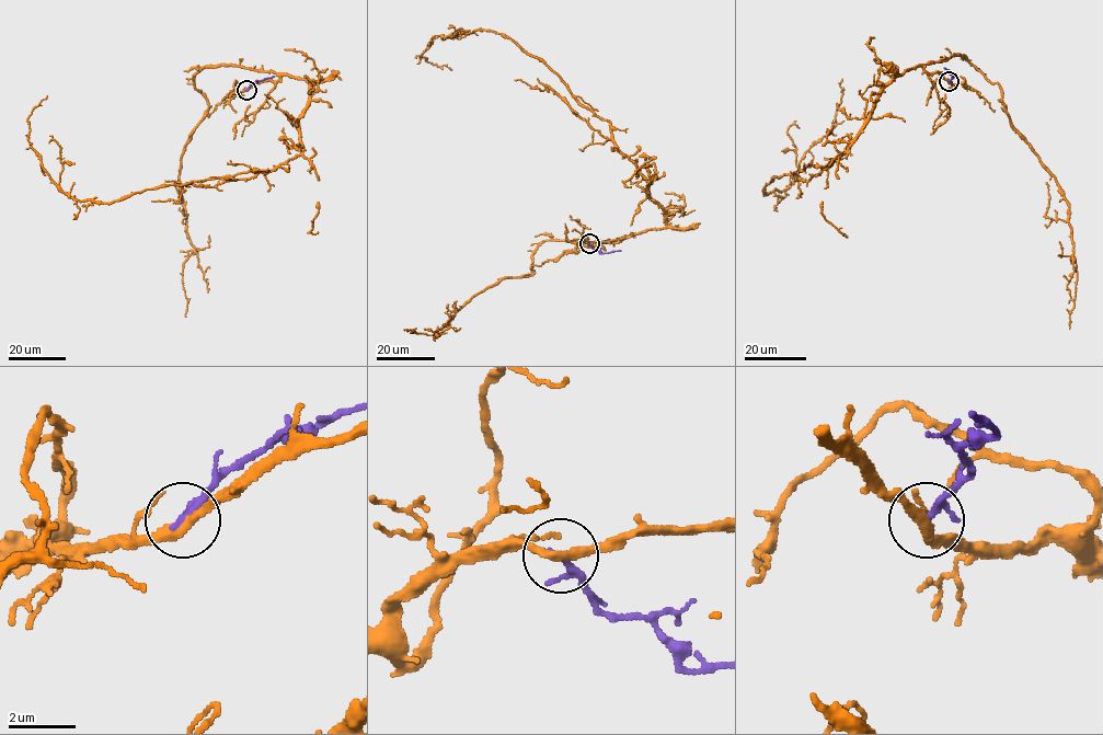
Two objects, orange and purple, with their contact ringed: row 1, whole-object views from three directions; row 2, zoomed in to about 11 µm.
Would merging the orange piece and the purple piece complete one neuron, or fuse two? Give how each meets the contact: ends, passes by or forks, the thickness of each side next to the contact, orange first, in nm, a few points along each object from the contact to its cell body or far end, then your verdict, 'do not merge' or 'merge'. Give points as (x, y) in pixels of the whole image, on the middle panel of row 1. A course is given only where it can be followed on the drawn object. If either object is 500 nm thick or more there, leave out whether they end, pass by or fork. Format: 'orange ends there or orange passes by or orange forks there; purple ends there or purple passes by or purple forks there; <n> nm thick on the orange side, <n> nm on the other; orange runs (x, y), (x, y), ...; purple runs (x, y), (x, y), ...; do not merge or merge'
orange passes by; purple passes by; 260 nm thick on the orange side, 180 nm on the other; orange runs (589, 243), (665, 228), (610, 124), (492, 31), (434, 36), (420, 58), (451, 70); purple runs (589, 243), (602, 253), (621, 251); do not merge

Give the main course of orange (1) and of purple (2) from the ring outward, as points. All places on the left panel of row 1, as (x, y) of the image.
1: (246, 90), (283, 75), (310, 82), (300, 153), (112, 203), (72, 199), (44, 169), (27, 119), (47, 95)
2: (246, 90), (274, 76)

